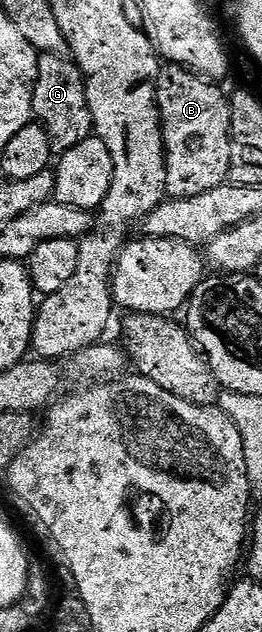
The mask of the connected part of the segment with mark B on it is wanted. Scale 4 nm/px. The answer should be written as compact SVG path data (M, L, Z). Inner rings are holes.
M166 64L162 68L157 80L157 110L161 116L161 134L165 140L165 166L167 167L167 183L165 184L166 194L170 198L190 197L191 195L203 195L203 191L211 191L215 187L226 184L229 181L229 168L231 167L231 107L229 97L220 89L220 84L206 79L195 72L182 69L179 65Z

